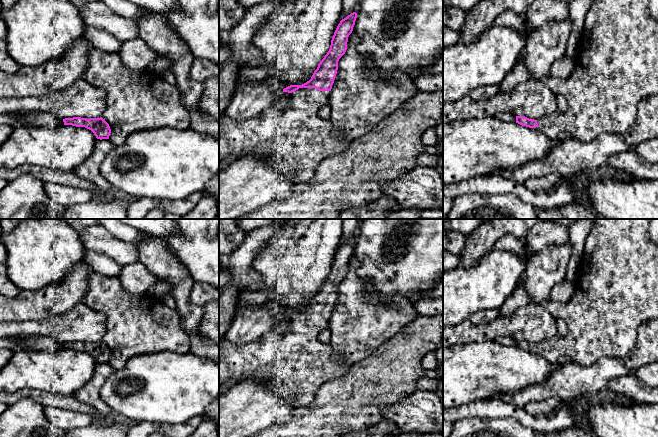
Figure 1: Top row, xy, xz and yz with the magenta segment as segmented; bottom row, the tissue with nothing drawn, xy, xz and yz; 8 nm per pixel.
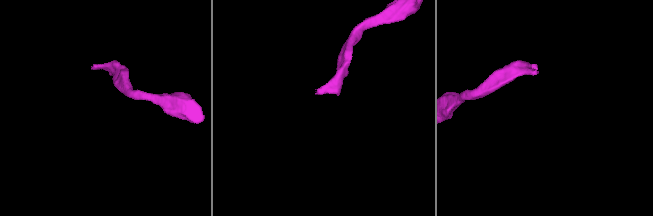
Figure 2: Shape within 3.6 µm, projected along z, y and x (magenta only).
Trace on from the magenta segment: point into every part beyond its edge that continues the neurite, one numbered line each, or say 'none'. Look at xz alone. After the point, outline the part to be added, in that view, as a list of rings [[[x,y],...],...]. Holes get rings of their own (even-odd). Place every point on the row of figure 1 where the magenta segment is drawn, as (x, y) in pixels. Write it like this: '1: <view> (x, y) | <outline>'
1: xz (295, 140) | [[[282,87],[278,89],[282,95],[289,98],[289,104],[281,109],[270,109],[257,118],[244,119],[238,122],[233,122],[224,112],[219,115],[219,161],[231,155],[235,155],[238,159],[245,157],[266,159],[277,171],[292,177],[295,184],[306,183],[313,179],[317,167],[323,160],[346,151],[351,141],[334,129],[329,120],[318,116],[319,109],[329,104],[330,91],[299,88],[292,93],[285,93]]]

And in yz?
1: yz (616, 65) | [[[593,0],[586,14],[583,32],[573,60],[575,67],[567,79],[559,79],[549,75],[543,81],[556,96],[561,94],[565,97],[568,104],[567,110],[564,113],[556,110],[553,114],[538,119],[538,126],[535,129],[542,132],[551,140],[558,140],[560,133],[568,132],[572,137],[583,142],[590,142],[603,133],[624,134],[636,121],[637,107],[640,101],[648,96],[658,95],[658,21],[650,14],[649,0]]]

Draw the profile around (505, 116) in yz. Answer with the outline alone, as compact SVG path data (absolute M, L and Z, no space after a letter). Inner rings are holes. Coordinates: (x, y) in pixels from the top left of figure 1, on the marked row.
M509 112L498 113L495 115L495 117L505 122L516 122L516 116Z

